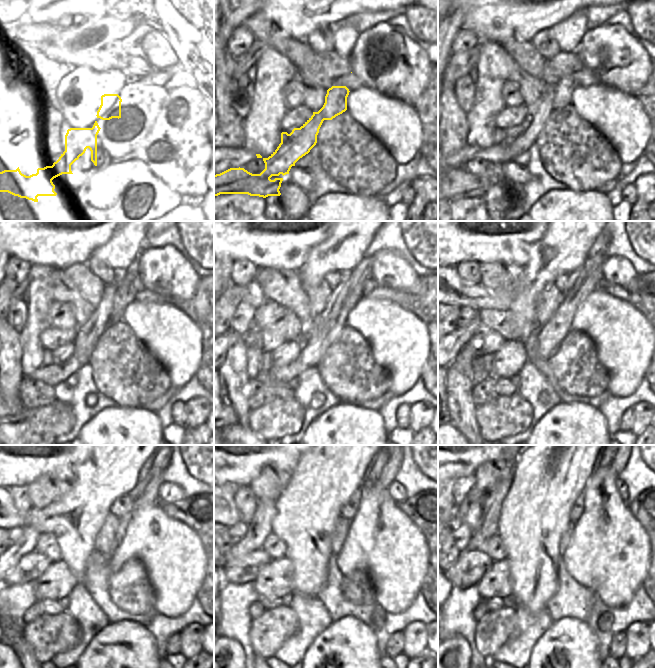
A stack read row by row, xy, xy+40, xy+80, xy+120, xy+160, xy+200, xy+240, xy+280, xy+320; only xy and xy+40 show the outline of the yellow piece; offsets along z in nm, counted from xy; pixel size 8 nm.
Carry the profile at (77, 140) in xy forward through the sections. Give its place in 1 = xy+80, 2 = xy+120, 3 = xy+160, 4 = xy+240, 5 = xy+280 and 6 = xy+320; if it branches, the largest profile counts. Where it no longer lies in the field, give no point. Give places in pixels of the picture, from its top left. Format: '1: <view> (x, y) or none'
1: xy+80 (558, 95)
2: xy+120 (116, 298)
3: xy+160 (318, 334)
4: xy+240 (154, 479)
5: xy+280 (387, 465)
6: xy+320 (617, 465)

